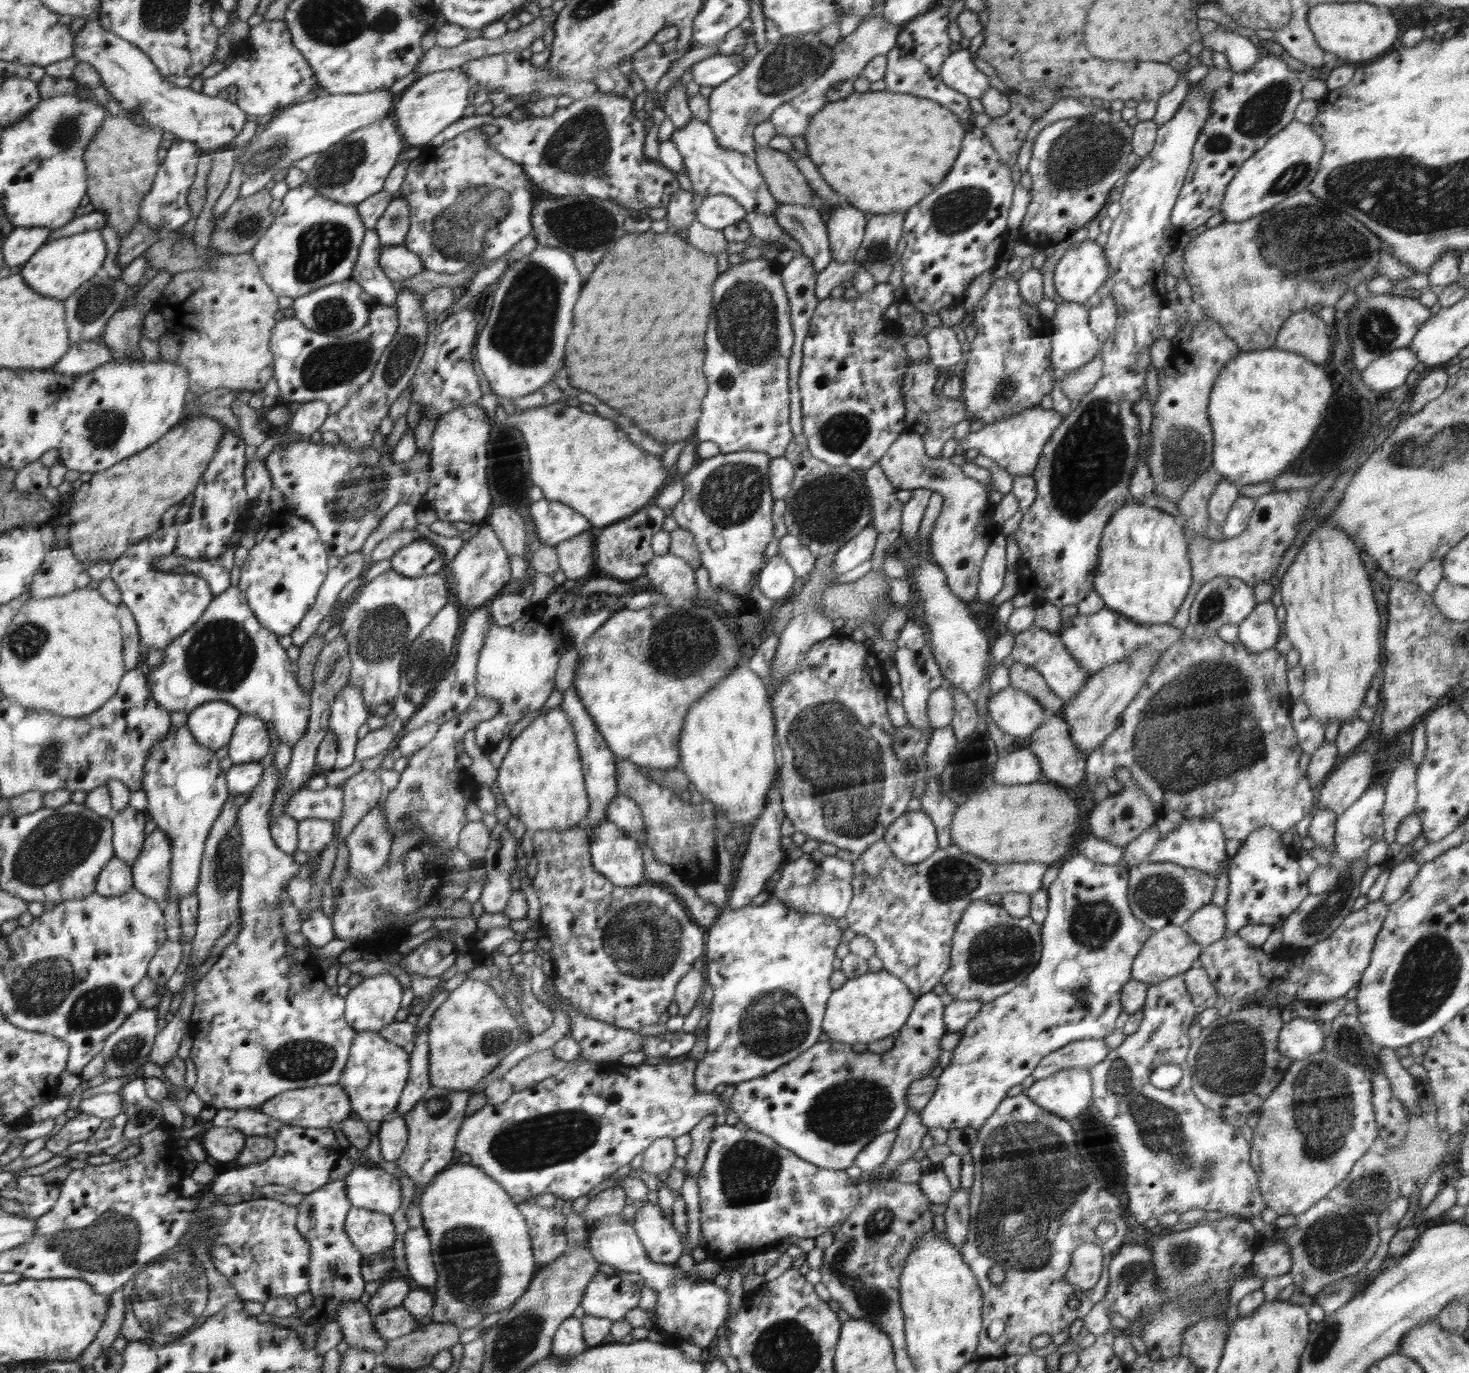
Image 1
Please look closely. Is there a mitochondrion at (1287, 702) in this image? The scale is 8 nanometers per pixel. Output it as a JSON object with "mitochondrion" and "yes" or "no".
{"mitochondrion":"no"}

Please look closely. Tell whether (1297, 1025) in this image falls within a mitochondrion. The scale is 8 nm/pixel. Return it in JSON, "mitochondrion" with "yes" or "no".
{"mitochondrion":"no"}

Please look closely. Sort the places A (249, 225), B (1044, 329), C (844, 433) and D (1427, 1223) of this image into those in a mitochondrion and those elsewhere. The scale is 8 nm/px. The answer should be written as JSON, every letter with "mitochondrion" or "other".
{"A":"mitochondrion","B":"other","C":"mitochondrion","D":"other"}

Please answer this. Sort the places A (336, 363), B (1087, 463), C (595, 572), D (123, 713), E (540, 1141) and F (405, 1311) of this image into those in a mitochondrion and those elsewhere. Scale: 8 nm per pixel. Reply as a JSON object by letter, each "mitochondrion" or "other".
{"A":"mitochondrion","B":"mitochondrion","C":"other","D":"other","E":"mitochondrion","F":"other"}

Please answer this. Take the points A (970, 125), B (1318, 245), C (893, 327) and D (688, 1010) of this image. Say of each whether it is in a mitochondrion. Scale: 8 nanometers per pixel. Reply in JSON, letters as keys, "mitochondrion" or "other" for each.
{"A":"other","B":"mitochondrion","C":"other","D":"other"}

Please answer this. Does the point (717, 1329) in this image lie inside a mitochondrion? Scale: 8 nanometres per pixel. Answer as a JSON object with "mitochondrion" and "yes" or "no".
{"mitochondrion":"no"}

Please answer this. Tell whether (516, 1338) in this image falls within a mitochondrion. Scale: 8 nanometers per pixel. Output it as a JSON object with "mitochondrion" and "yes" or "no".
{"mitochondrion":"yes"}

